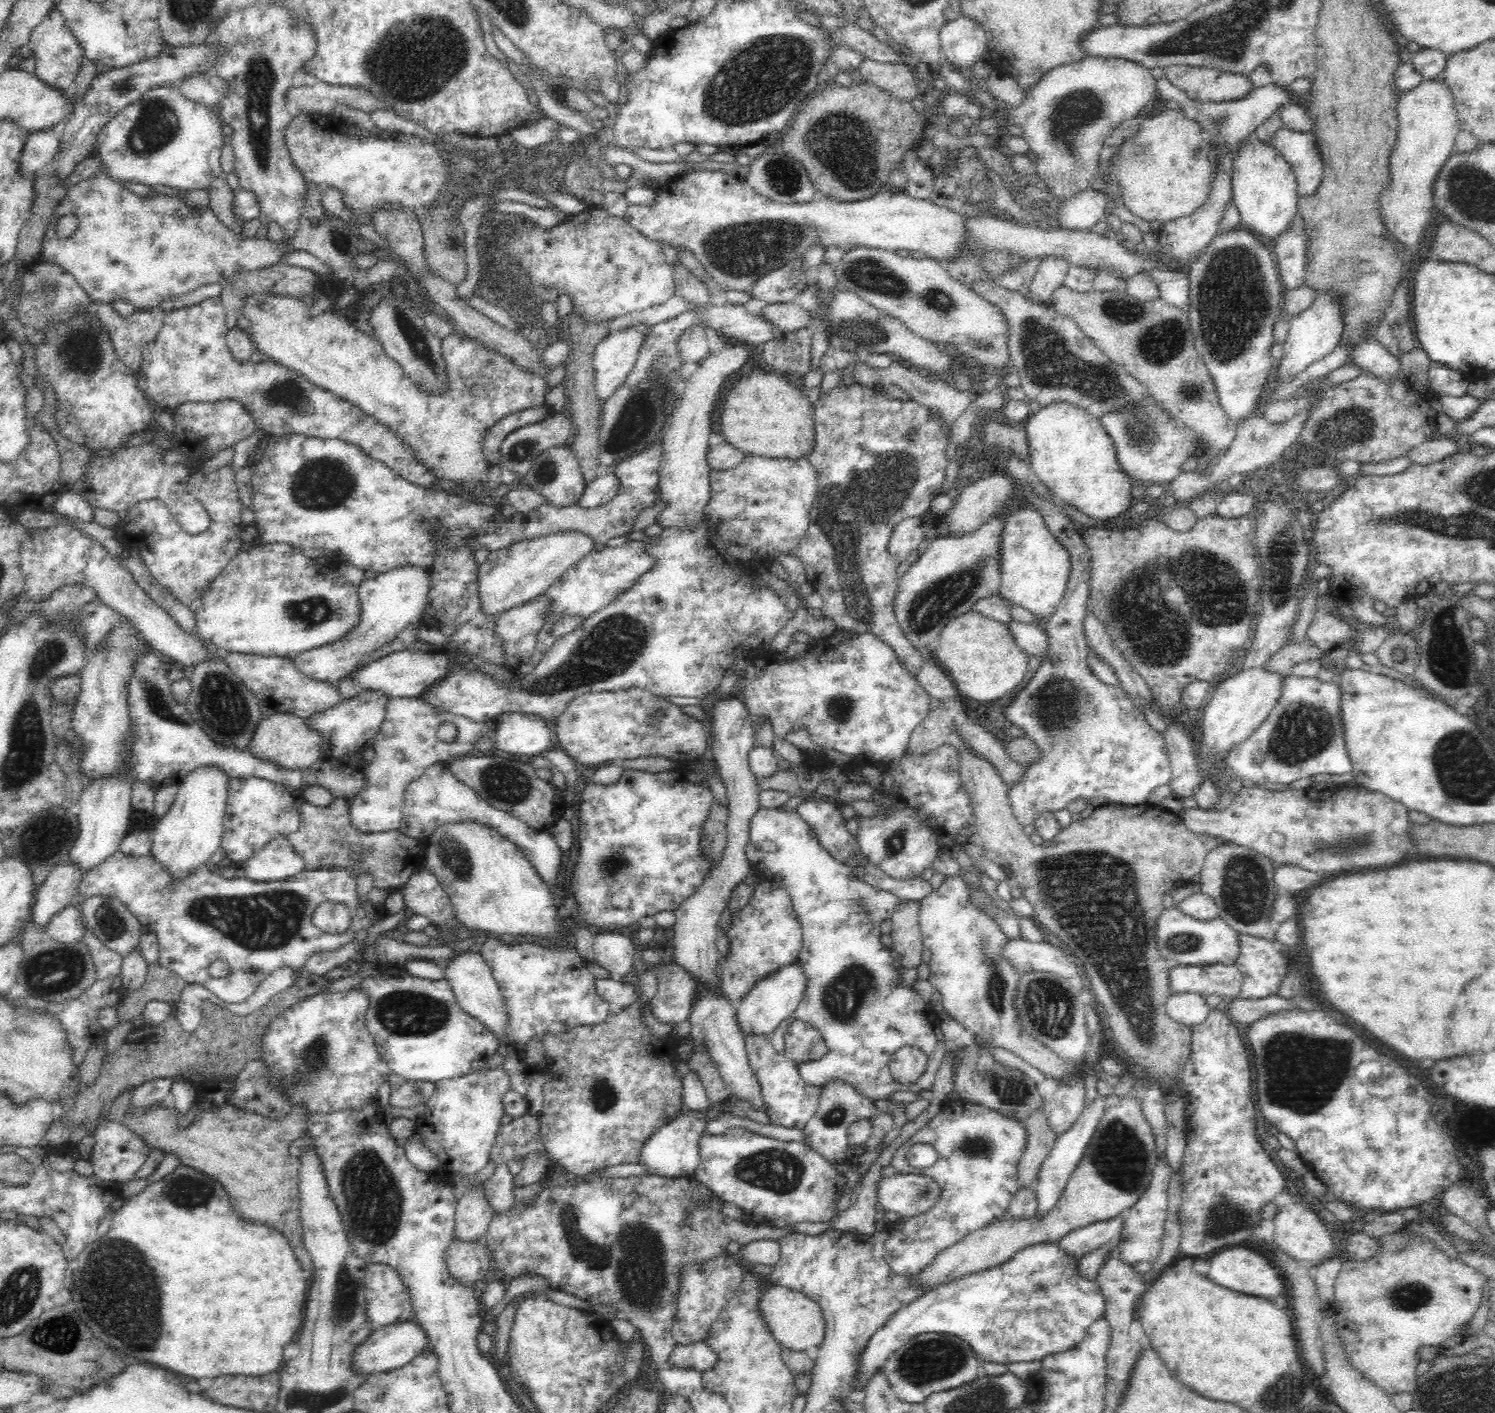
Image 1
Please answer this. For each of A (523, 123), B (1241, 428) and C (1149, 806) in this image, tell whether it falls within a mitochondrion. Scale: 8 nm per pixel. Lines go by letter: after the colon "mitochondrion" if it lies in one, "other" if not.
A: other
B: other
C: other

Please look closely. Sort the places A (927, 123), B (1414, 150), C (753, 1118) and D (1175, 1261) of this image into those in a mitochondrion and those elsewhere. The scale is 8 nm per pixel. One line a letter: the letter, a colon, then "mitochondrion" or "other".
A: other
B: other
C: other
D: other

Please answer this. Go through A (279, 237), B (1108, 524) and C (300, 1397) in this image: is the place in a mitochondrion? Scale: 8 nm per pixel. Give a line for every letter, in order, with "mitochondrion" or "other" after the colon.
A: other
B: other
C: mitochondrion

